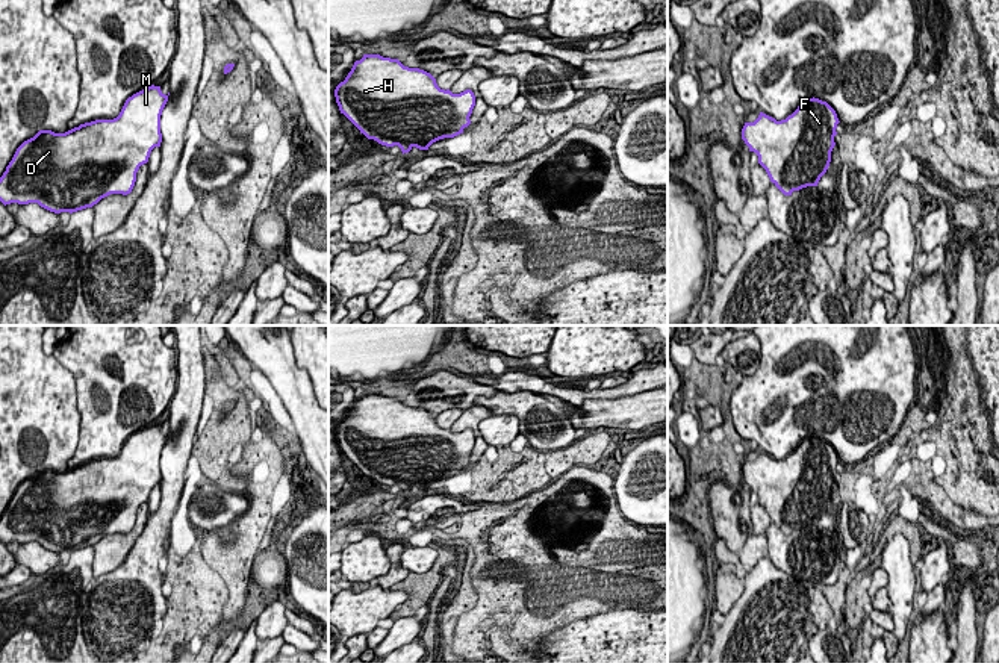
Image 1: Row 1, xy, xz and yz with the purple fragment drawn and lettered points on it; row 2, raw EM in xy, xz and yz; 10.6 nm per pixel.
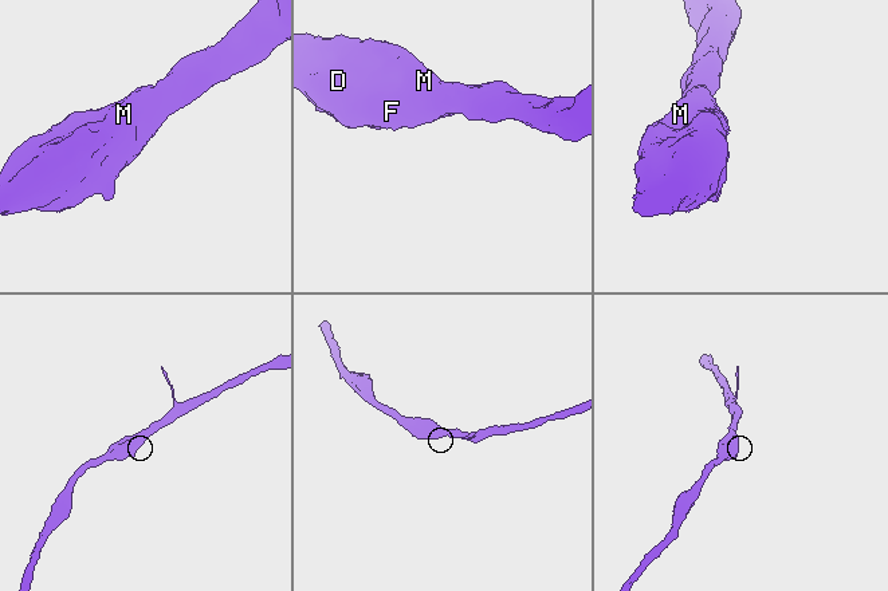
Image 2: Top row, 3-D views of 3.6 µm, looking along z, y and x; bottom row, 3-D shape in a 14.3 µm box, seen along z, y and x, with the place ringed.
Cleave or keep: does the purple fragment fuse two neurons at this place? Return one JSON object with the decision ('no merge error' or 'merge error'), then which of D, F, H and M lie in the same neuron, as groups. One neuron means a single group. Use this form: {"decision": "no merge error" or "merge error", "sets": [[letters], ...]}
{"decision": "no merge error", "sets": [["D", "F", "H", "M"]]}

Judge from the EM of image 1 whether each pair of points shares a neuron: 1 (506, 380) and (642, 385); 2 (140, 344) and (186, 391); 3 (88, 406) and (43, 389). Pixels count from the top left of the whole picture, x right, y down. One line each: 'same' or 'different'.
1: same
2: different
3: different

